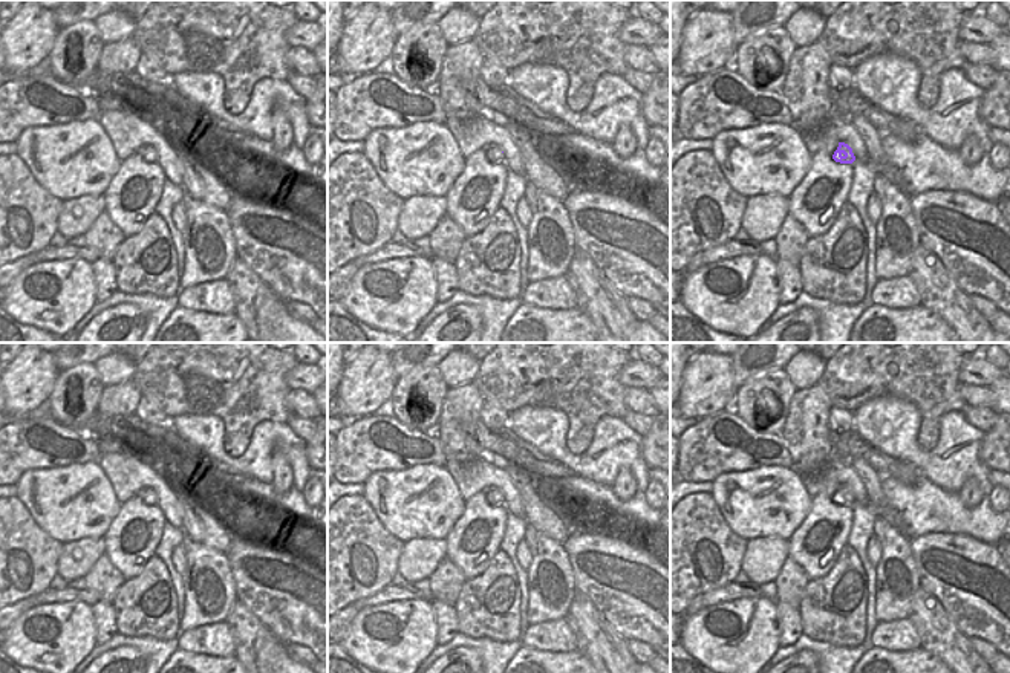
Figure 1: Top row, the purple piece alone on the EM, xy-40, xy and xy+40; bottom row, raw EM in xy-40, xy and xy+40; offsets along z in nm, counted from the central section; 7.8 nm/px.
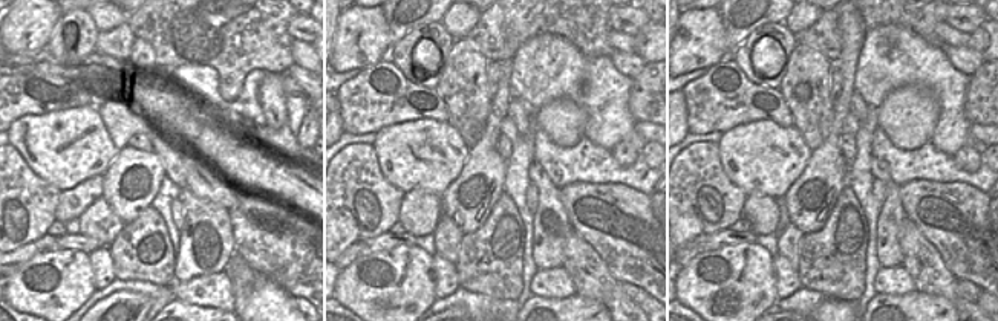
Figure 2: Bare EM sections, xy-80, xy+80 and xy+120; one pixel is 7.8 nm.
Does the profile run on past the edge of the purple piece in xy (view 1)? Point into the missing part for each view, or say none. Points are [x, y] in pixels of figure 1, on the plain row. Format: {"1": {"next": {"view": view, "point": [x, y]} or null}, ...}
{"1": {"next": null}}

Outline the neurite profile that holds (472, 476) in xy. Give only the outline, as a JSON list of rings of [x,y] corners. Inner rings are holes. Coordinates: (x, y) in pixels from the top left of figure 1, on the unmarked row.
[[[488,453],[487,457],[471,459],[464,463],[447,460],[444,467],[454,479],[465,502],[485,486],[493,485],[502,491],[503,506],[508,514],[520,519],[525,517],[522,497],[510,476],[510,471],[499,462],[494,462],[491,453]]]

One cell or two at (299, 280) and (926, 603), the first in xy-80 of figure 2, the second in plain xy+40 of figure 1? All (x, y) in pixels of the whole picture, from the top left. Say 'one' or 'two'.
two

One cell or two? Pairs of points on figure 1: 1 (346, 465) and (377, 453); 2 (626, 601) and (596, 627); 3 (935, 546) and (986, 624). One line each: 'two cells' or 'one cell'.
1: one cell
2: two cells
3: one cell

